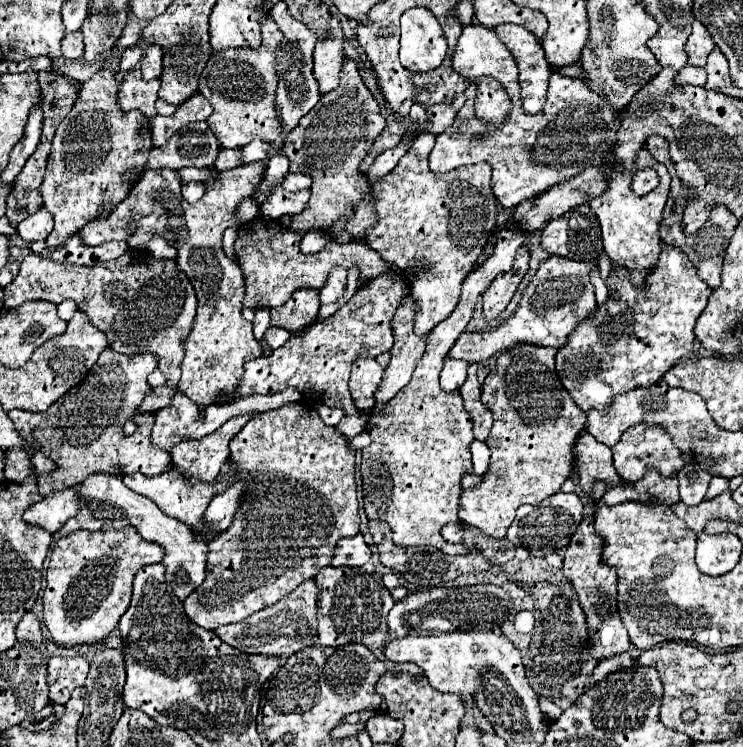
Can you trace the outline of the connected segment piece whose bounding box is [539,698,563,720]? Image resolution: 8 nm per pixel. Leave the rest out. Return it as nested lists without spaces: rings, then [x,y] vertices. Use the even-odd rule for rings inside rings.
[[[545,698],[539,700],[539,706],[541,706],[541,710],[547,714],[549,720],[557,720],[557,718],[561,716],[561,712],[563,712],[559,706],[555,706],[553,702],[549,702],[549,700],[545,700]]]

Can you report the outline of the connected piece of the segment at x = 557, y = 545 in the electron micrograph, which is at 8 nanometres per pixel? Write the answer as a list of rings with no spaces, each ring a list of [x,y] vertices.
[[[557,492],[551,498],[545,498],[535,508],[533,506],[521,506],[517,510],[517,516],[515,516],[511,528],[507,530],[507,538],[511,544],[527,548],[531,552],[531,556],[549,556],[553,552],[561,554],[567,548],[571,536],[575,534],[581,518],[583,518],[581,498],[577,494]]]

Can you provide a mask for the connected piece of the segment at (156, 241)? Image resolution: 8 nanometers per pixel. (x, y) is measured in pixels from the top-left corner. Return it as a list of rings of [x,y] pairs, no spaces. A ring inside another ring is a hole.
[[[153,234],[151,242],[147,244],[147,250],[157,258],[175,258],[177,256],[177,250],[165,238],[161,238],[159,234]]]

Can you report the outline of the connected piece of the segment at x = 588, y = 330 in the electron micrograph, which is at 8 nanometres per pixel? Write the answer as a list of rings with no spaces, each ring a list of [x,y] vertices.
[[[661,244],[659,262],[647,272],[641,286],[631,282],[627,268],[613,264],[607,288],[607,302],[575,326],[567,344],[555,356],[557,376],[583,412],[607,410],[615,396],[637,386],[657,384],[667,370],[693,350],[695,322],[711,294],[687,256],[669,244]]]

